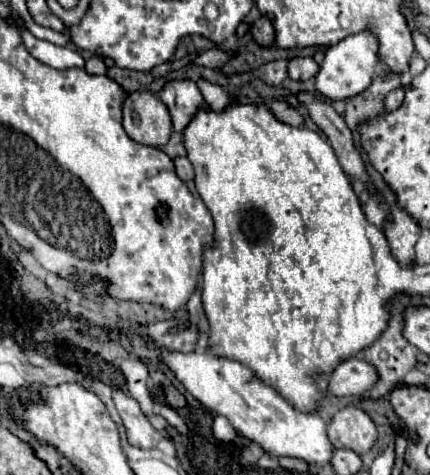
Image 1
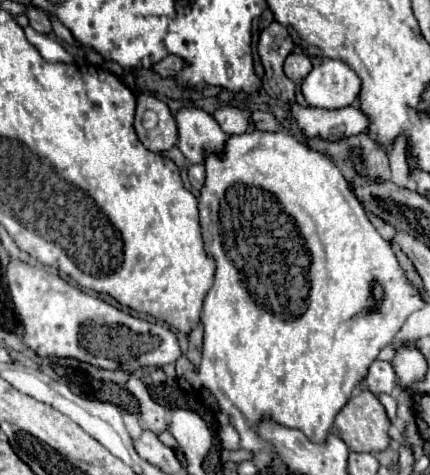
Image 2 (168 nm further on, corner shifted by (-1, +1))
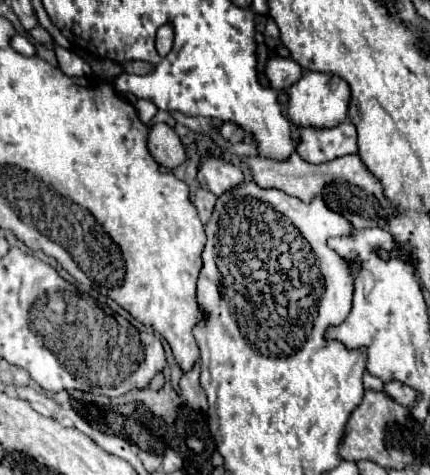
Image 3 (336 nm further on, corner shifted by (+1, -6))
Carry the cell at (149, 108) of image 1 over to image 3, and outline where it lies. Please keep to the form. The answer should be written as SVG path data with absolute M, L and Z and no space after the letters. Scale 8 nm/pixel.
M158 123L150 129L148 147L150 147L152 157L168 169L176 169L178 165L182 165L186 161L186 151L184 151L178 135L166 123Z

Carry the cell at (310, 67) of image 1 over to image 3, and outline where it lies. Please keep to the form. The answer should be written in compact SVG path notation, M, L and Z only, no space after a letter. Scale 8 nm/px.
M270 57L266 63L266 77L272 89L288 91L292 83L296 83L302 77L302 67L294 59Z

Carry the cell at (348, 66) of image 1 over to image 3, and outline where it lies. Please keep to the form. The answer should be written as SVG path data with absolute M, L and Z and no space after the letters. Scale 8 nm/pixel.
M306 71L288 91L286 115L296 127L328 129L348 119L348 103L350 103L350 87L344 79L318 71Z

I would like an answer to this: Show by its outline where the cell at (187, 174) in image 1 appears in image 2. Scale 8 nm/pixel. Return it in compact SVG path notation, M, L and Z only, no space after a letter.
M190 164L188 166L188 180L196 190L200 190L204 184L204 166L202 164Z

